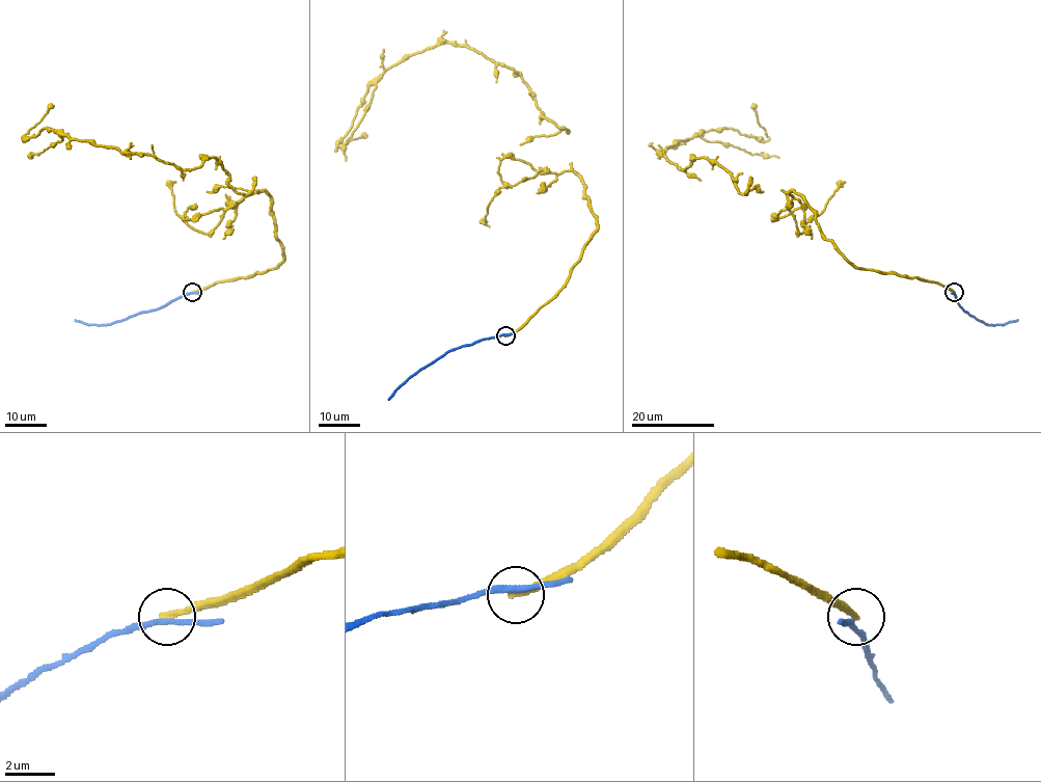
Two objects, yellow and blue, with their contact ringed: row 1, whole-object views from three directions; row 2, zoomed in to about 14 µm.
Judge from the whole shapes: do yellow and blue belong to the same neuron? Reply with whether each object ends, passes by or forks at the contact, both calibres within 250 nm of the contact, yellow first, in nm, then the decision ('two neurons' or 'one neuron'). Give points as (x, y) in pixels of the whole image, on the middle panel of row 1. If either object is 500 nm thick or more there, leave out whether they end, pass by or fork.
yellow ends | blue passes by | 280/220 nm | two neurons

